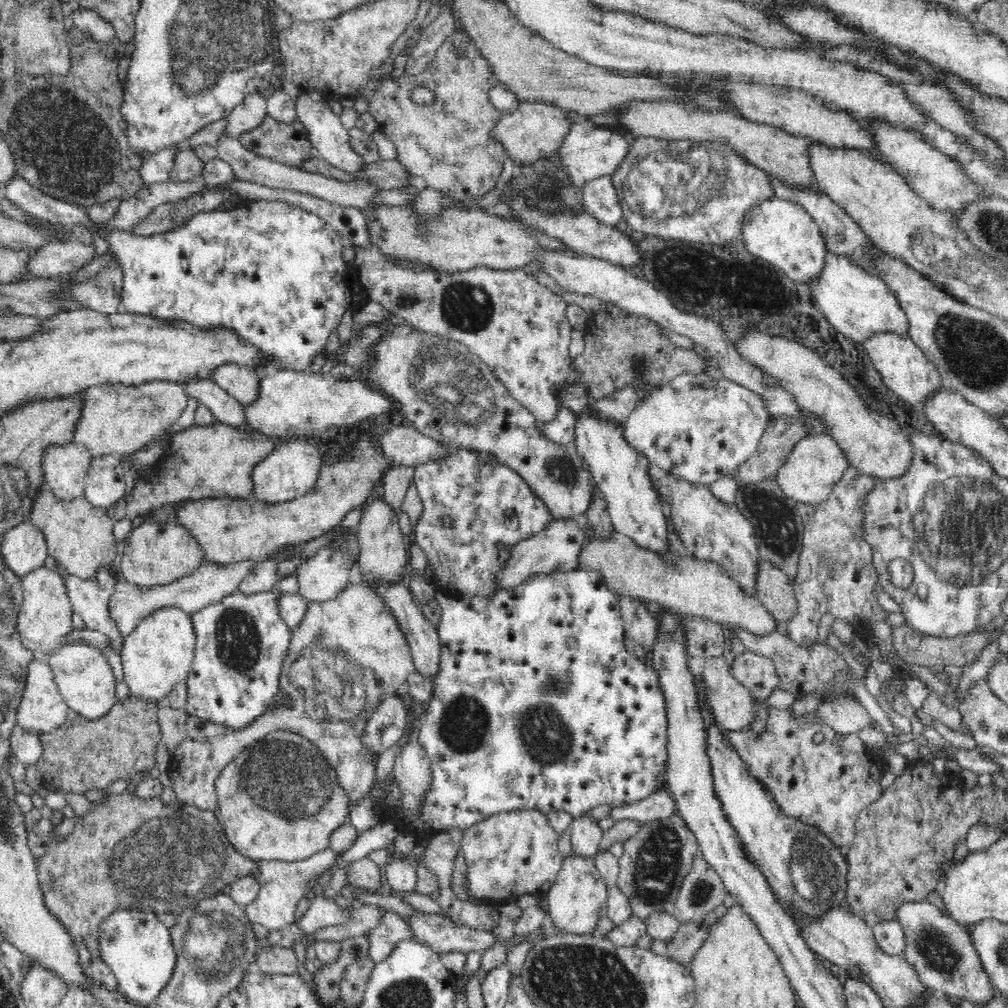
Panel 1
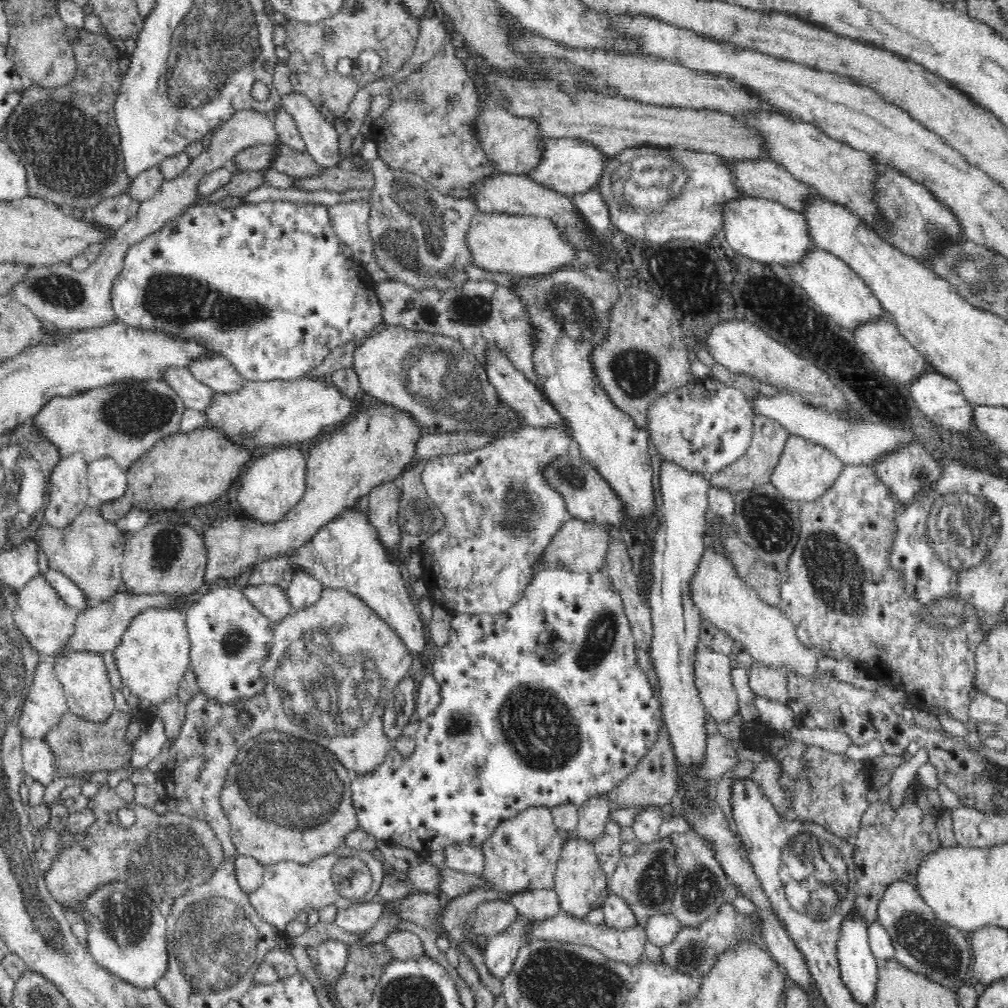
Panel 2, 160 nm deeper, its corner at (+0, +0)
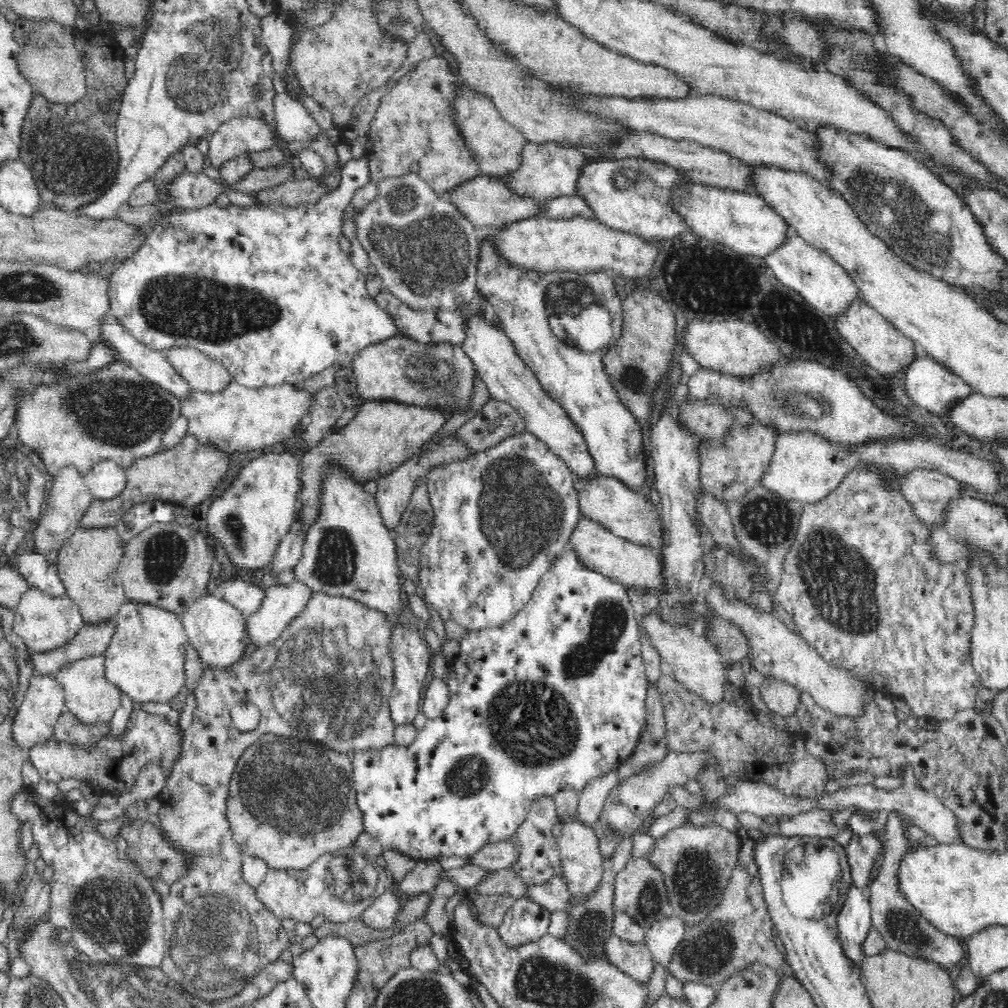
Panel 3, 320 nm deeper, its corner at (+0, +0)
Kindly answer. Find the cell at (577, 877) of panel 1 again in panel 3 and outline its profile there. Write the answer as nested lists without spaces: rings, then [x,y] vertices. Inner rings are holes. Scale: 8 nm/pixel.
[[[578,814],[562,825],[561,837],[558,839],[562,867],[561,880],[566,883],[569,904],[585,902],[598,892],[602,884],[603,856],[599,853],[598,839],[592,827],[584,827],[584,824],[578,820]]]

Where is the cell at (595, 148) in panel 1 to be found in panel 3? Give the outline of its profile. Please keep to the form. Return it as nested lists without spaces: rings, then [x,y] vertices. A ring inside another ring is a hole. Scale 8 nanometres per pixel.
[[[529,141],[522,150],[522,164],[516,172],[506,174],[504,180],[518,191],[520,195],[534,198],[536,201],[556,199],[561,196],[576,195],[578,178],[582,169],[587,165],[584,151],[568,144],[561,144],[554,141],[533,143]]]

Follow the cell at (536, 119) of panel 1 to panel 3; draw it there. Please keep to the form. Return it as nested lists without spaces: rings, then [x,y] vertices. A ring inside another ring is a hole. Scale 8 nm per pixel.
[[[462,82],[458,98],[454,100],[454,111],[458,129],[478,161],[482,174],[504,179],[506,174],[516,172],[520,168],[522,150],[528,140],[519,128],[505,121],[490,98],[474,92]]]

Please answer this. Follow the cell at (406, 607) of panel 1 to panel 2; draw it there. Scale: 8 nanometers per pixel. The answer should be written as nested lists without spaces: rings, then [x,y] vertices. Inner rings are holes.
[[[358,506],[322,526],[312,540],[298,548],[293,556],[298,566],[306,567],[324,583],[324,588],[346,589],[358,595],[395,630],[413,656],[418,660],[424,658],[424,652],[428,650],[428,636],[406,589],[407,577],[402,566],[390,560],[373,527],[367,523],[366,513]]]

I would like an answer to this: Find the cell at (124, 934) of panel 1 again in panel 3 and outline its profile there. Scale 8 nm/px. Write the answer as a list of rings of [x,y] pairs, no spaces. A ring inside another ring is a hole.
[[[32,788],[20,790],[12,808],[21,823],[33,824],[39,857],[54,870],[50,921],[72,930],[74,944],[97,962],[161,969],[166,956],[164,901],[151,881],[125,858],[125,840],[100,835],[96,820],[80,816],[56,800],[40,798]]]

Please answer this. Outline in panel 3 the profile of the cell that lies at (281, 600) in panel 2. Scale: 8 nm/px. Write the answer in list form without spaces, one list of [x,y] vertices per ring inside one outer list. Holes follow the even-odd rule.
[[[241,579],[222,580],[224,584],[218,587],[220,596],[234,604],[248,617],[262,606],[266,598],[266,590],[252,581]]]

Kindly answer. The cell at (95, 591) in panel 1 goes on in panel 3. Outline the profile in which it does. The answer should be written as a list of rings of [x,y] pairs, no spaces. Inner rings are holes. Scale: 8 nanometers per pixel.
[[[34,549],[15,553],[12,562],[20,574],[28,579],[30,588],[41,588],[55,597],[66,596],[66,587],[57,573],[56,565],[50,564],[45,554]]]

